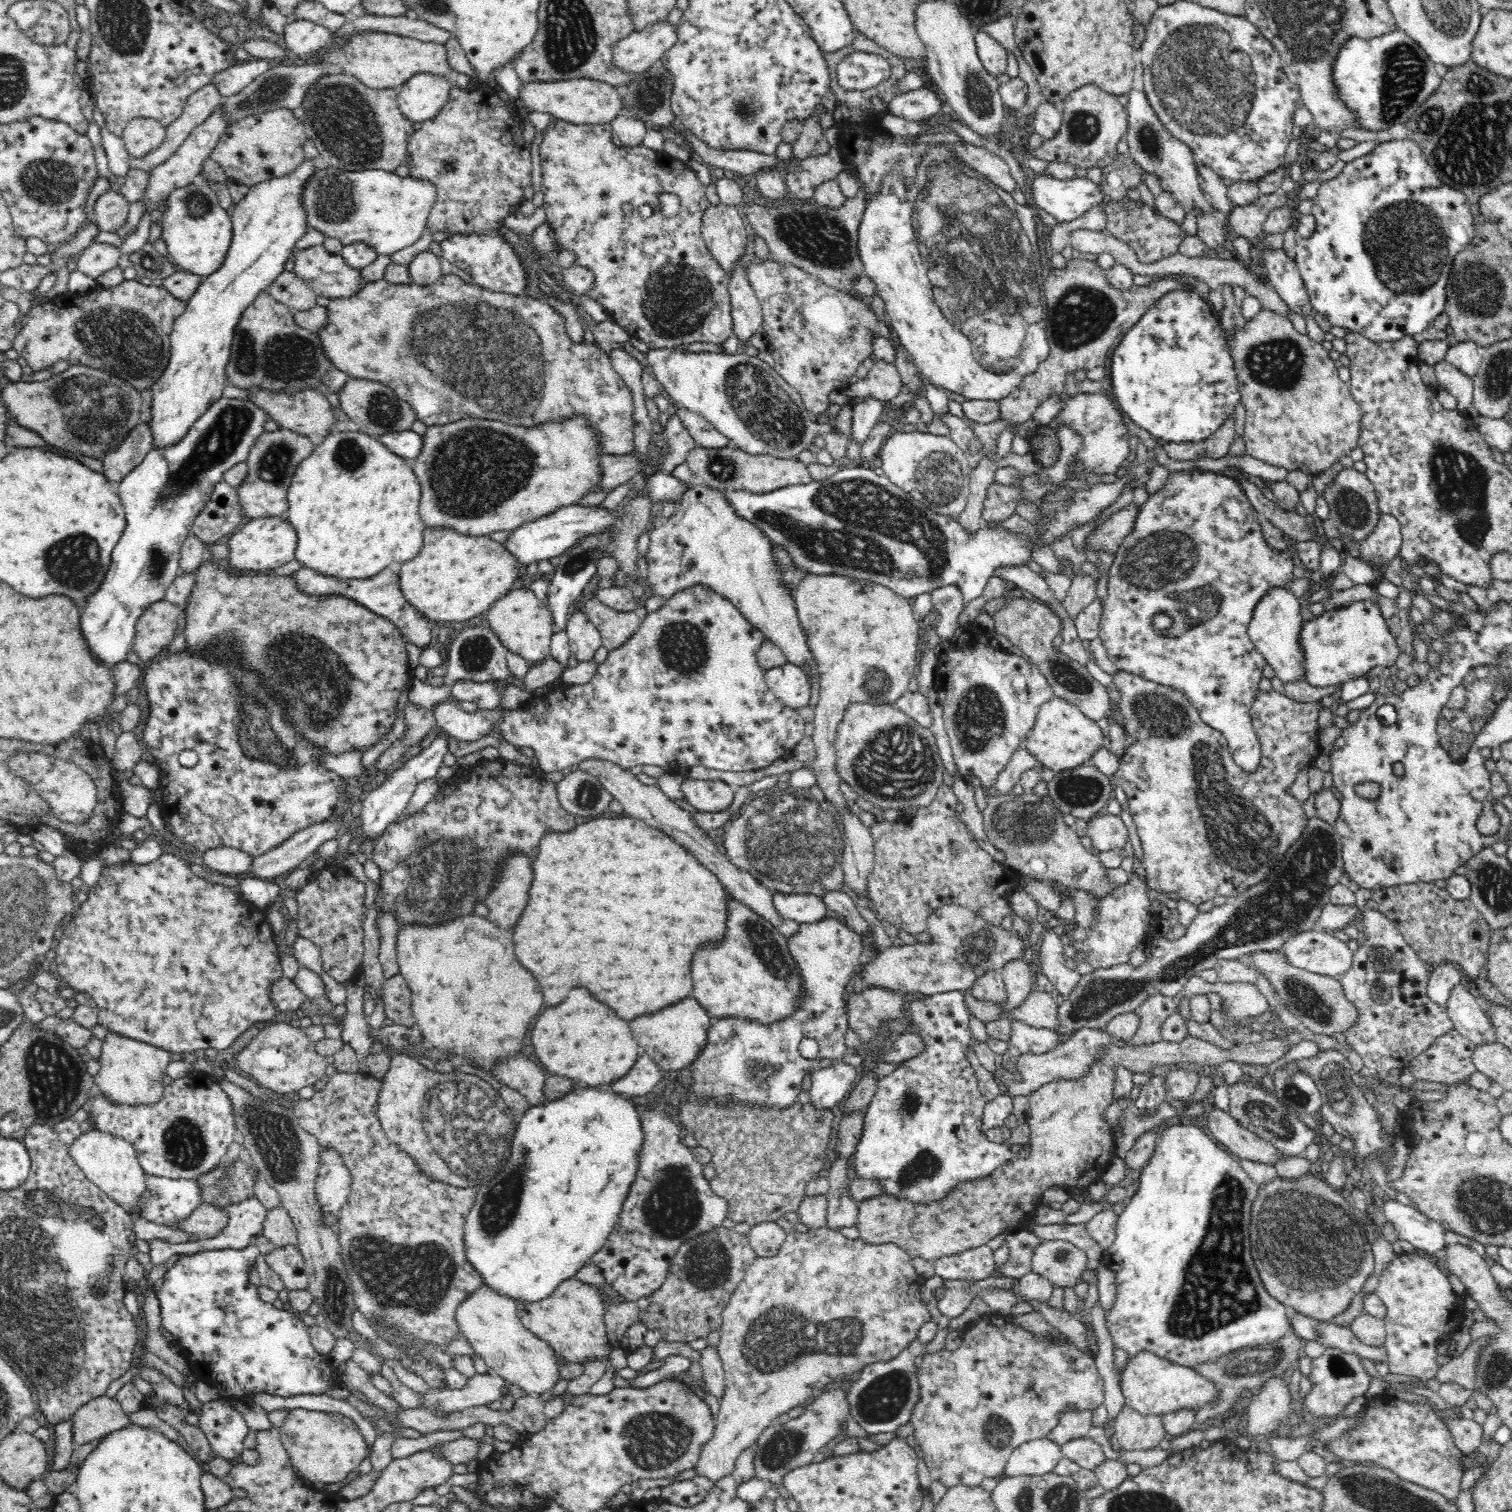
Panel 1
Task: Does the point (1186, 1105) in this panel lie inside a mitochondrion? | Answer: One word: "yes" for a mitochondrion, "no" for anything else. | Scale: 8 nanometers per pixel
no

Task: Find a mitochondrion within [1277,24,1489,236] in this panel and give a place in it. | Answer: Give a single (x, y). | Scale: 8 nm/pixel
(1406, 70)

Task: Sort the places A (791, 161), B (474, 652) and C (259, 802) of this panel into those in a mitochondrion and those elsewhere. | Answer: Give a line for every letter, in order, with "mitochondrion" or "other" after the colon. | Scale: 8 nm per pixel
A: other
B: mitochondrion
C: other

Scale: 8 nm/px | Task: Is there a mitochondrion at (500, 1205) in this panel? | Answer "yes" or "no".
yes

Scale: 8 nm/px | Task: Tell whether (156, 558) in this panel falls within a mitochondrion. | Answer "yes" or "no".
yes

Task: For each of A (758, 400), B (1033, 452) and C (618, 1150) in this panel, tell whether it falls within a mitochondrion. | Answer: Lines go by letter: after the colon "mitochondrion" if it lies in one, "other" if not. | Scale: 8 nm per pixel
A: mitochondrion
B: other
C: other

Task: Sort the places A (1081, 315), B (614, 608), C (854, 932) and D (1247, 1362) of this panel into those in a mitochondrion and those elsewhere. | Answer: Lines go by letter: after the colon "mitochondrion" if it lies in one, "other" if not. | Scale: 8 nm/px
A: mitochondrion
B: other
C: other
D: mitochondrion

